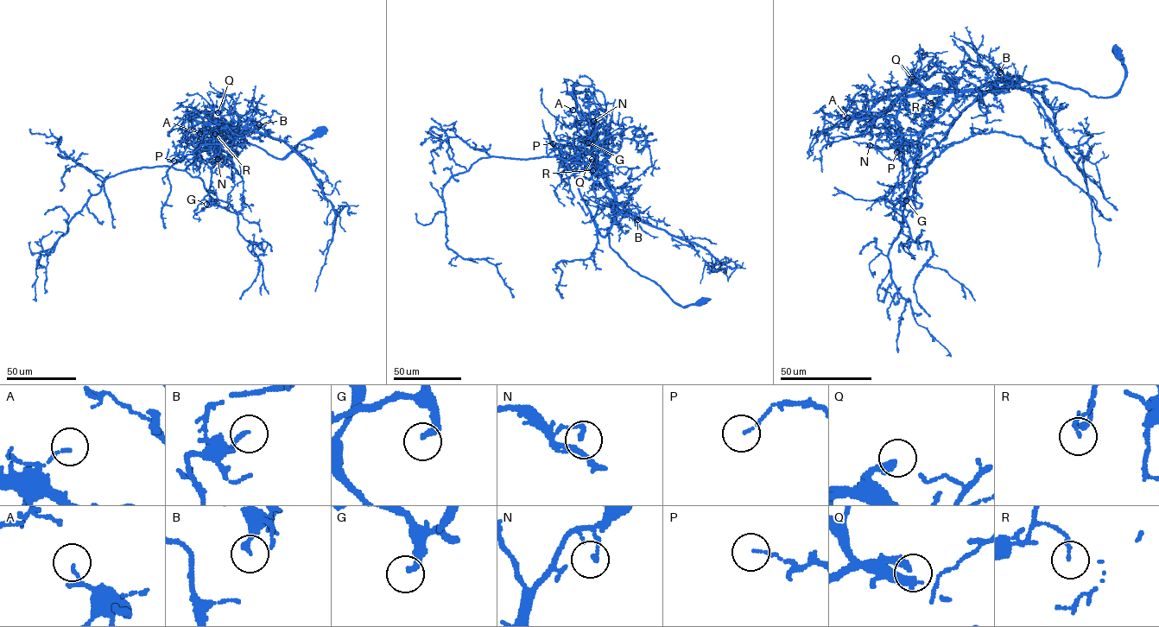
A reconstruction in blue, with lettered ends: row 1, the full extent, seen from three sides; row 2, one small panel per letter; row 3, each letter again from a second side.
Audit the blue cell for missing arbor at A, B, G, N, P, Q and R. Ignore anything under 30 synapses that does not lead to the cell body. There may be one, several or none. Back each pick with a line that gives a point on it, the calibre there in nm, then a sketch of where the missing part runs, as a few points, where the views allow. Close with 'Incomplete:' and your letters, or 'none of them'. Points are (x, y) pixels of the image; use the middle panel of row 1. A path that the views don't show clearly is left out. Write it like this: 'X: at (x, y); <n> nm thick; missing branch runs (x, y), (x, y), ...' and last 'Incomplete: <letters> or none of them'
Incomplete: none of them

